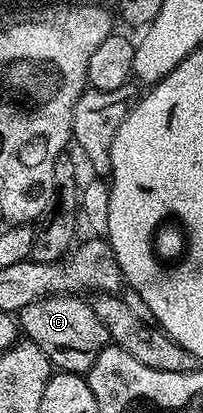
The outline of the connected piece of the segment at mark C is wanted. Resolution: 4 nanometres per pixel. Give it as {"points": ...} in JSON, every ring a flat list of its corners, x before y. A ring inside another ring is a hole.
{"points":[[77,294,44,296,31,302,19,313,19,328,43,350,43,354,47,354,50,365,63,372,87,374,98,352,110,343,107,326,99,322,99,314,95,314,92,303]]}

